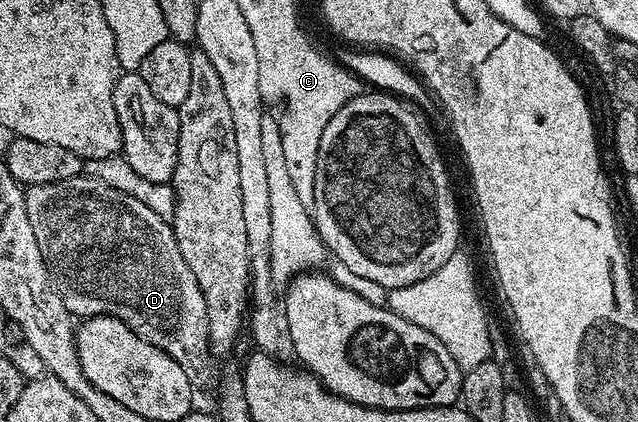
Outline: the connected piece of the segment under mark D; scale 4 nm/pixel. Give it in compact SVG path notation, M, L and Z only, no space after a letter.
M79 175L63 181L32 185L25 190L25 194L28 220L32 222L32 232L36 234L36 244L40 246L40 255L44 255L44 263L48 267L48 275L52 279L54 289L60 295L60 299L64 299L64 307L68 307L68 311L78 319L118 317L128 327L132 327L132 331L136 331L136 335L140 335L140 339L152 343L152 347L156 347L160 352L176 359L176 363L180 363L180 367L184 367L184 375L188 375L188 379L193 385L202 387L210 380L211 384L215 380L216 369L214 373L213 359L215 360L215 358L212 356L210 347L208 313L204 307L204 295L200 291L200 283L196 283L196 275L192 275L188 263L184 263L184 255L180 255L180 247L176 243L173 224L167 218L156 215L156 211L152 211L152 207L144 207L144 203L140 199L136 199L132 195L124 195L124 191L116 191L116 187L108 187L100 179L89 175Z

